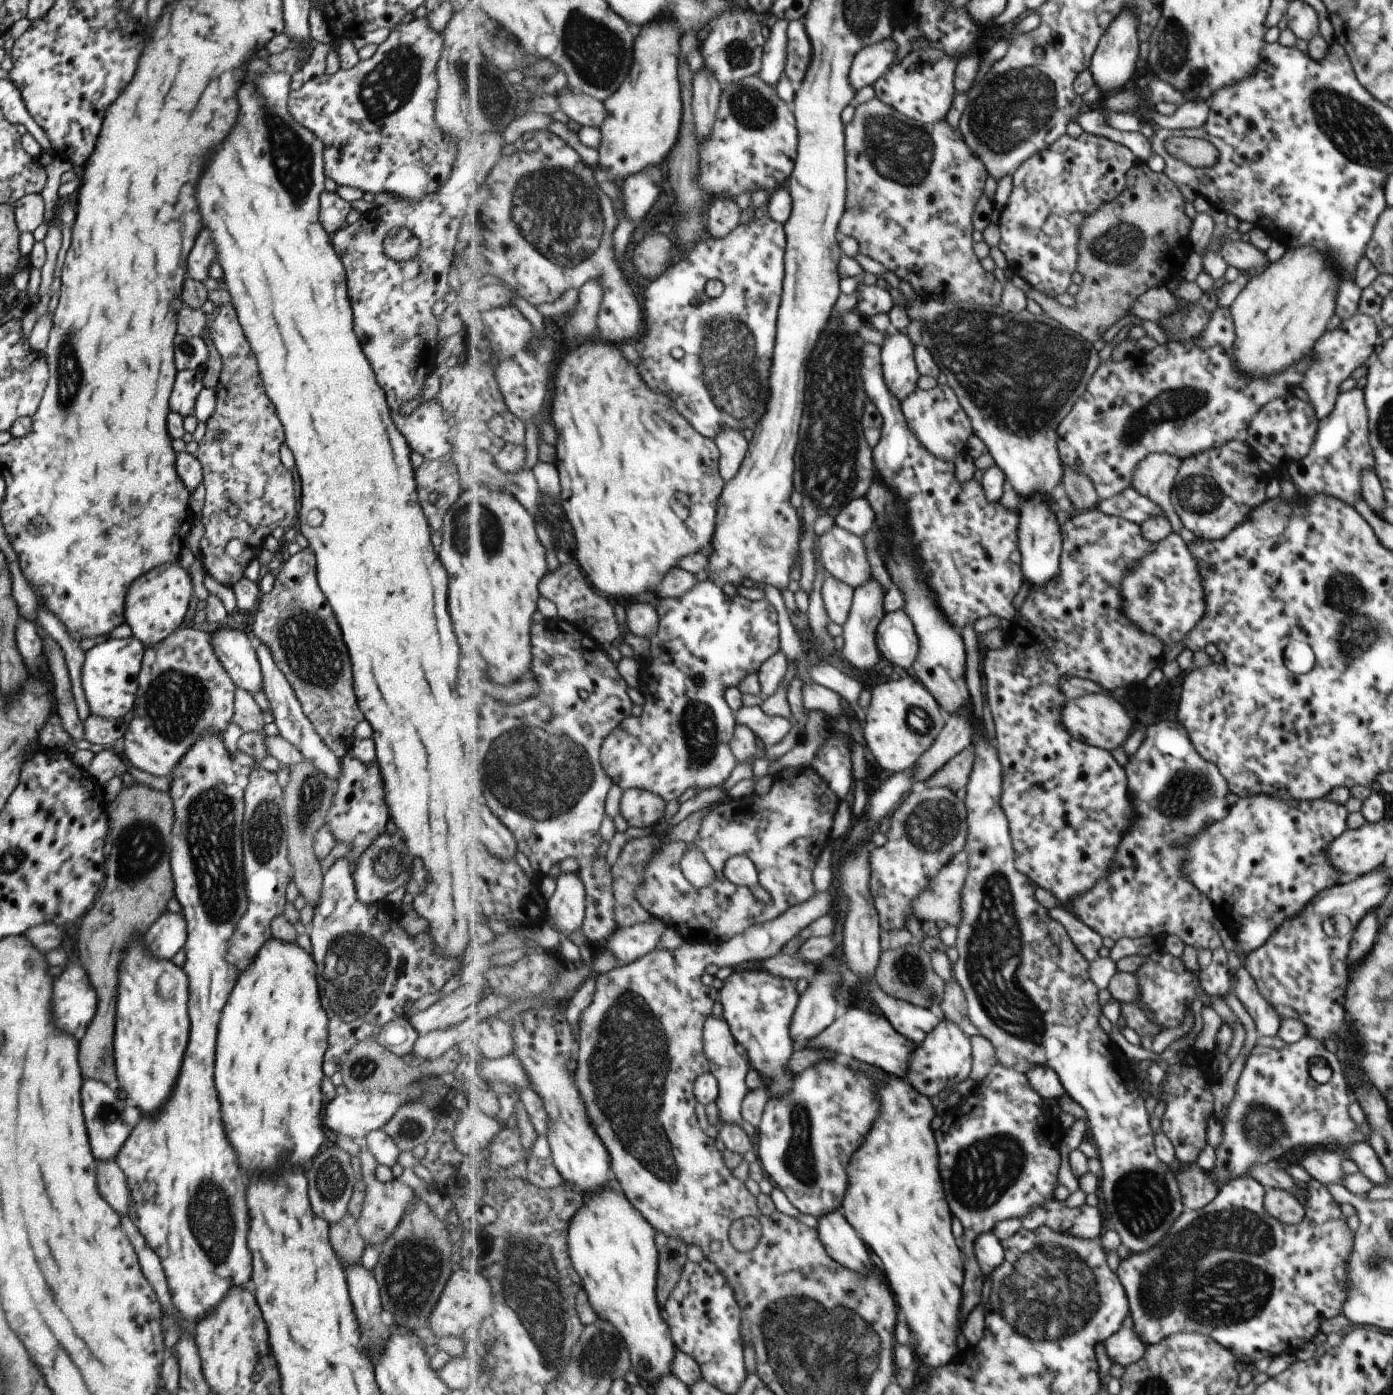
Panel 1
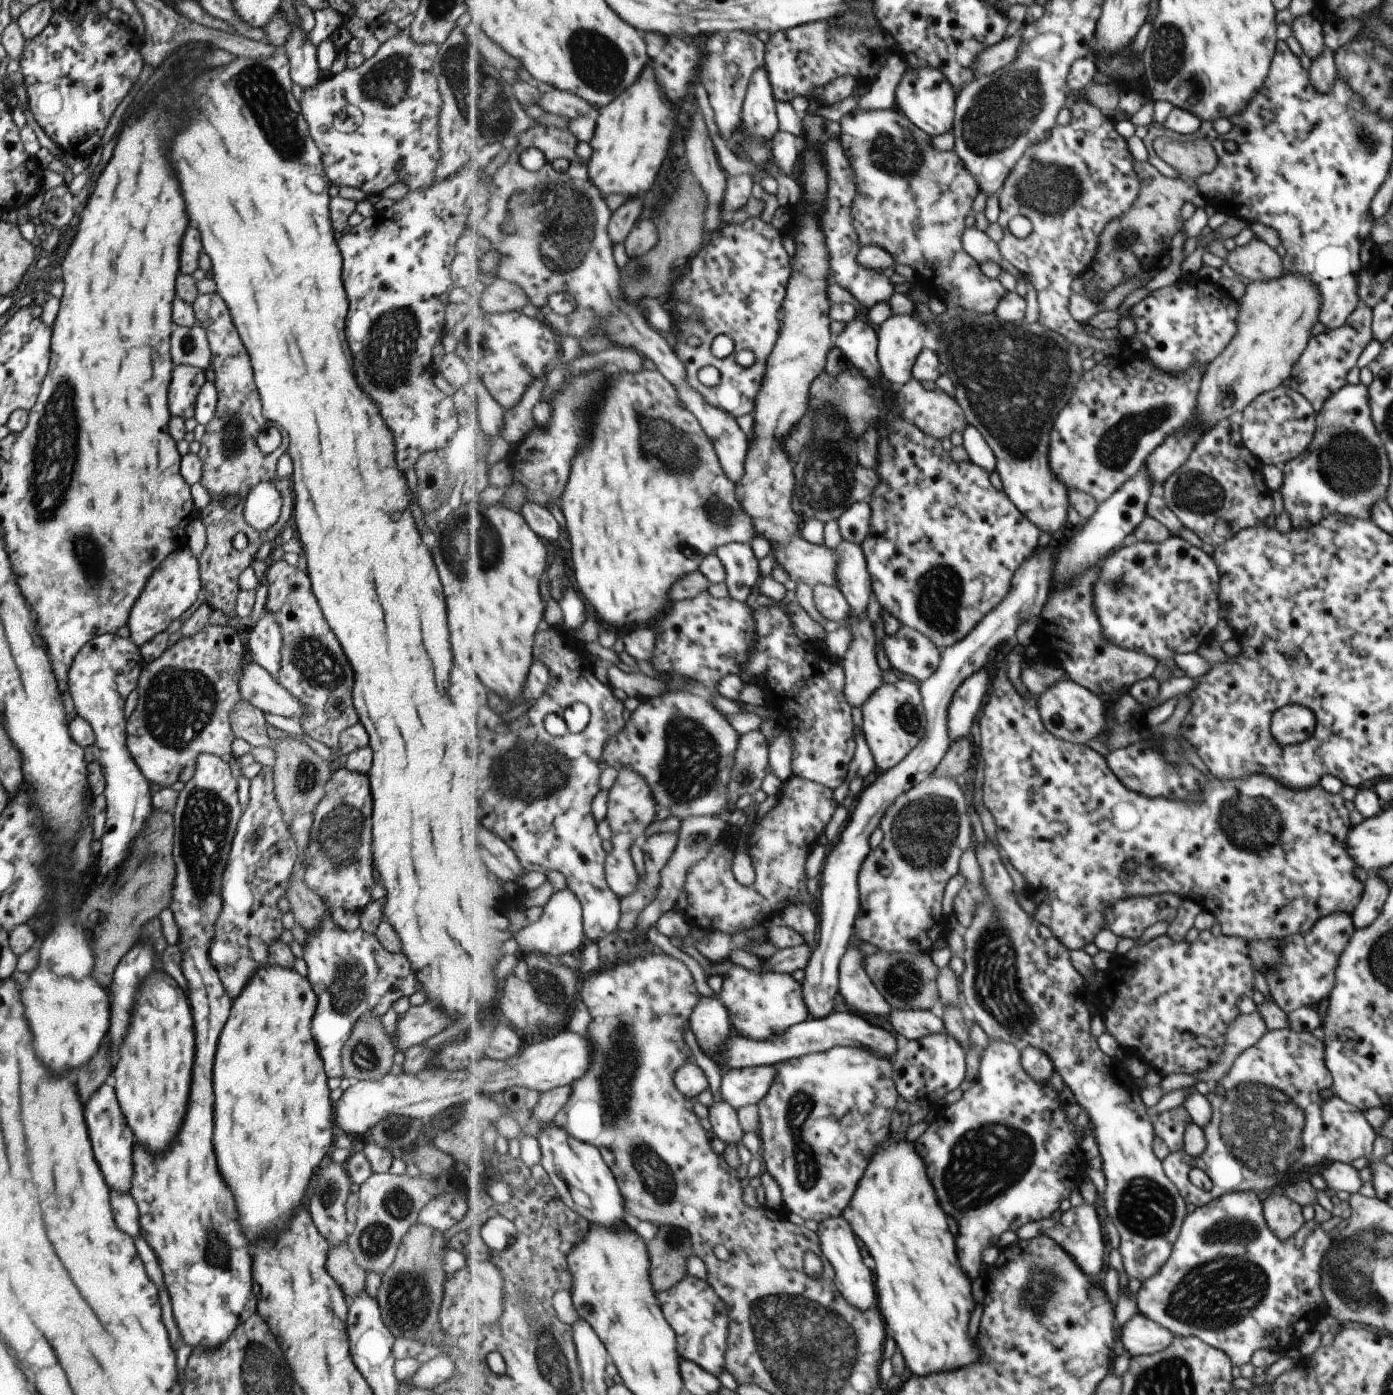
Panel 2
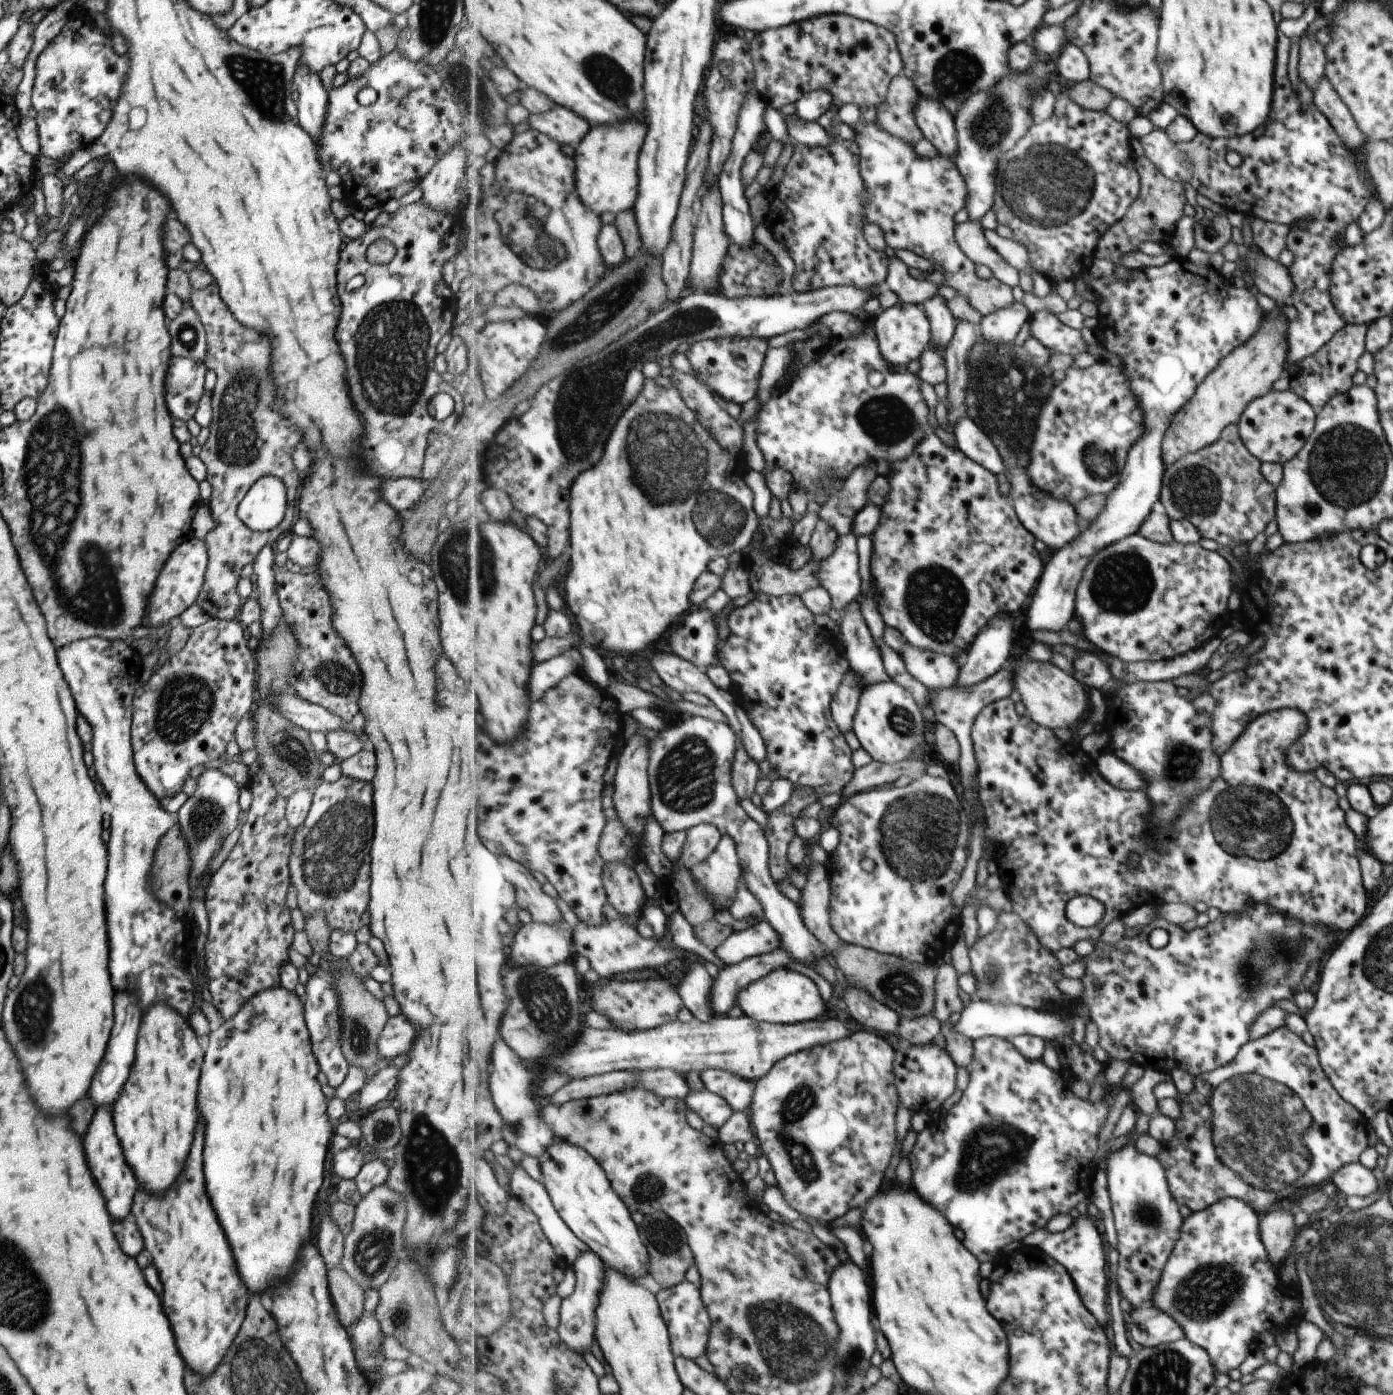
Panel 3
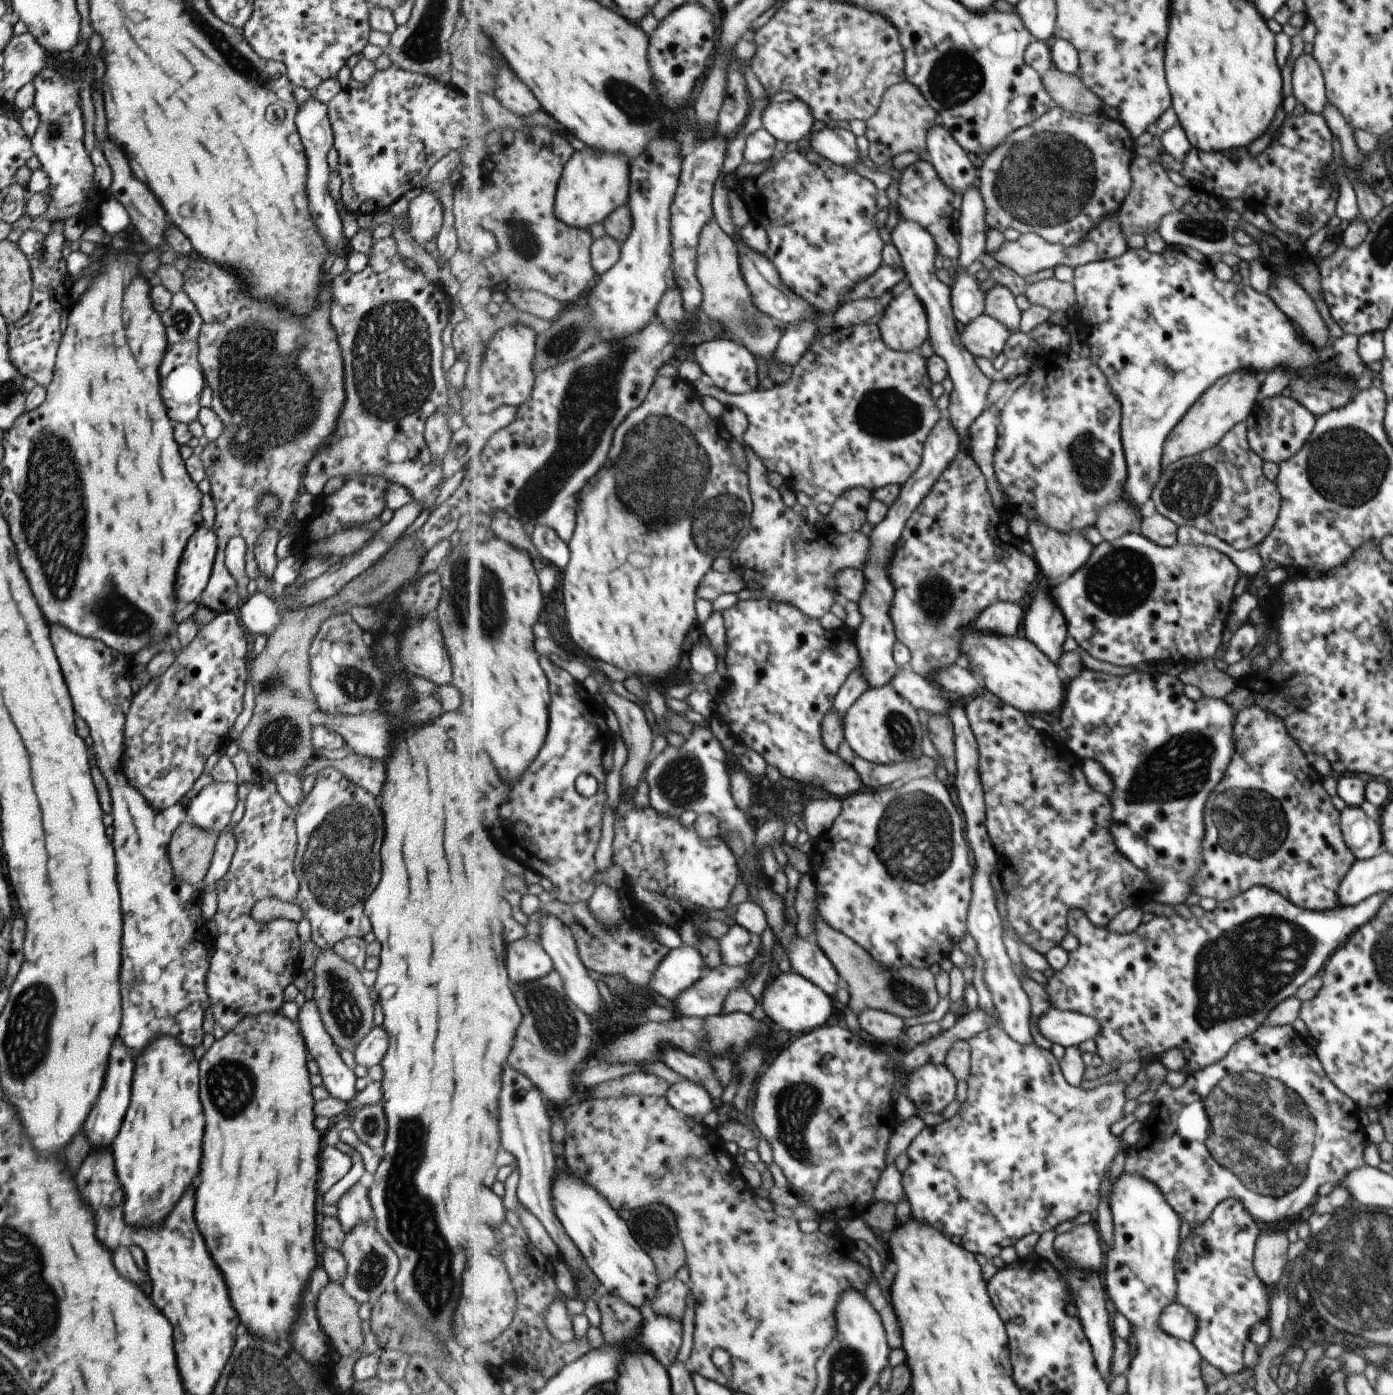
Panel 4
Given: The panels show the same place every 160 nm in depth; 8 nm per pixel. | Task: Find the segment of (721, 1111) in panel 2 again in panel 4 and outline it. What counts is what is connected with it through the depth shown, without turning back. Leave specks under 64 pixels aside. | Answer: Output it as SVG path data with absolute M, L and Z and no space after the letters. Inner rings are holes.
M689 1079L675 1083L665 1097L677 1110L693 1118L707 1116L719 1104L703 1085Z

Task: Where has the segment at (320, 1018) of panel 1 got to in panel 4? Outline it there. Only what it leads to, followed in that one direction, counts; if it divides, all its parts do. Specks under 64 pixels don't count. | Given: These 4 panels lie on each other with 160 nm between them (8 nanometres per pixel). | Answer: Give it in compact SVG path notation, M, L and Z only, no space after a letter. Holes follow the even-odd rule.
M267 1011L259 1015L247 1015L239 1021L235 1027L227 1031L222 1038L214 1040L211 1046L204 1052L198 1060L198 1087L199 1100L203 1108L203 1118L205 1118L205 1134L203 1134L203 1144L201 1144L201 1172L199 1172L199 1184L195 1188L195 1222L197 1228L207 1244L207 1250L211 1258L215 1260L217 1268L221 1270L225 1284L229 1288L229 1298L231 1304L239 1316L239 1322L249 1328L253 1334L265 1338L265 1340L275 1340L281 1330L289 1330L295 1314L297 1314L297 1304L299 1304L299 1292L303 1290L303 1284L309 1276L309 1272L315 1268L317 1258L315 1258L315 1246L313 1246L313 1220L315 1220L315 1180L317 1180L317 1148L322 1134L313 1128L313 1103L309 1083L309 1073L305 1067L307 1056L305 1056L306 1044L301 1036L296 1021L287 1019L281 1012Z

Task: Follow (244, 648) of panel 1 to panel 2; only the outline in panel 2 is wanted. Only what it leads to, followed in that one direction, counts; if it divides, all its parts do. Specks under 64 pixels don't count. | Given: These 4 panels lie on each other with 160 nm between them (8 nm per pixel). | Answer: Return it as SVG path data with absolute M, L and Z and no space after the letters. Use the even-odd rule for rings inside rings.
M243 661L241 668L239 685L242 700L263 714L270 713L297 721L305 714L301 704L255 662Z

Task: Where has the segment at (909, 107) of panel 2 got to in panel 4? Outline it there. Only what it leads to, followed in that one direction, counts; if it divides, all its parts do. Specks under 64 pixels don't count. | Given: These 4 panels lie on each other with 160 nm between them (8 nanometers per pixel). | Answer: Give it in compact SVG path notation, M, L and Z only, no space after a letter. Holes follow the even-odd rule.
M937 121L936 126L928 132L927 154L945 184L954 191L963 195L977 183L980 177L978 161L957 142L941 121Z

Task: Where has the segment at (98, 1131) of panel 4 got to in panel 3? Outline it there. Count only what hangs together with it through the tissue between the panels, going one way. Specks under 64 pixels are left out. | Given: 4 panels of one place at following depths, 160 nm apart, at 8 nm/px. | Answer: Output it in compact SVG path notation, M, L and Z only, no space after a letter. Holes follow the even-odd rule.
M115 992L113 994L113 1028L105 1046L105 1056L97 1068L97 1072L93 1074L91 1080L91 1088L87 1092L87 1098L95 1104L113 1104L113 1100L117 1098L115 1094L119 1092L119 1088L125 1082L127 1076L127 1068L133 1062L133 1046L135 1046L135 1032L139 1026L139 1008L137 1008L137 998L133 996L133 992Z

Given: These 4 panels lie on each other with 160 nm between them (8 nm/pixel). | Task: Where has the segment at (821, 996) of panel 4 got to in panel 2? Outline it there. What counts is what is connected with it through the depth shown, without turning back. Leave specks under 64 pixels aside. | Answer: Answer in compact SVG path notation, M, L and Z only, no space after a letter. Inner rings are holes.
M733 964L723 977L719 996L733 1016L736 1032L753 1040L773 1040L787 1028L811 1018L804 998L804 985L788 973L756 972Z

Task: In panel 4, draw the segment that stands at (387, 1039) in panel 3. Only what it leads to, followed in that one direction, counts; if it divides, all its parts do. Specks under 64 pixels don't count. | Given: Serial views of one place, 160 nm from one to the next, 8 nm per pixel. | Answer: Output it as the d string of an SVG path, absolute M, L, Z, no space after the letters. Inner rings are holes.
M379 1025L373 1027L351 1052L356 1064L371 1068L381 1062L385 1050L387 1050L387 1032L383 1025Z

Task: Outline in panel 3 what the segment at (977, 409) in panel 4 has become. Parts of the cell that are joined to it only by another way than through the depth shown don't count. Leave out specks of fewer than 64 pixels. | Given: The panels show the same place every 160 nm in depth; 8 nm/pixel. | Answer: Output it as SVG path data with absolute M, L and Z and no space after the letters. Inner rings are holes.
M935 294L931 300L923 302L923 306L932 326L932 340L935 346L933 350L944 353L955 338L959 321L943 296Z

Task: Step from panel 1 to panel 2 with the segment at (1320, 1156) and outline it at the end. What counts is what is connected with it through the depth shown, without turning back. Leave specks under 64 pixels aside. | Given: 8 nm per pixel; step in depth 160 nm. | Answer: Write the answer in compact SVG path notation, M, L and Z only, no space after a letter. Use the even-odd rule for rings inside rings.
M1329 1163L1321 1168L1321 1178L1325 1181L1327 1192L1348 1192L1349 1195L1358 1193L1362 1186L1358 1171L1350 1163Z

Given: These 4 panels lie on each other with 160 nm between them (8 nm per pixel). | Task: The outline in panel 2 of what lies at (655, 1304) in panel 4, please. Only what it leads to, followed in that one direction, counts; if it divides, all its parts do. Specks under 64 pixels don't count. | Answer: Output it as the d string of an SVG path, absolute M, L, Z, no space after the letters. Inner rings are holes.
M688 1274L676 1287L658 1294L664 1306L665 1318L675 1330L678 1352L682 1359L688 1359L705 1368L714 1376L725 1372L725 1350L729 1339L729 1310L725 1302L708 1280L701 1280Z

